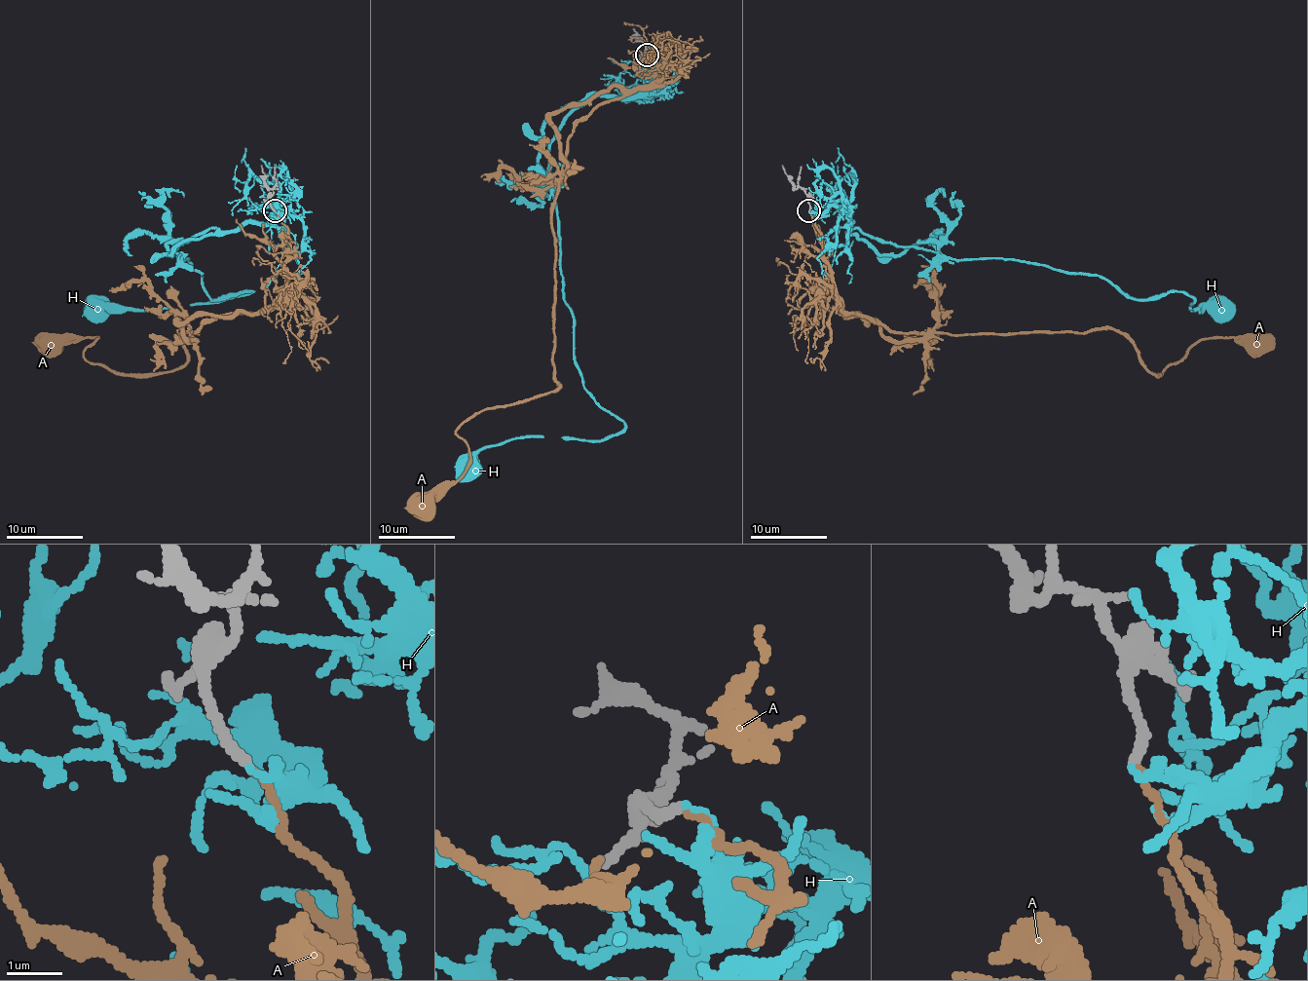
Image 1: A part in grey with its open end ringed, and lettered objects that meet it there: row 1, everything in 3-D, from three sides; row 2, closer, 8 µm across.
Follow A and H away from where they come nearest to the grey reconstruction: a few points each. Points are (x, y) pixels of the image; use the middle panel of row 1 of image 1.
A: (648, 56), (657, 79), (601, 102), (567, 140), (551, 213), (559, 385), (463, 421), (468, 468), (427, 509)
H: (648, 55), (652, 91), (592, 96), (549, 146), (575, 365), (624, 427), (599, 440), (482, 446), (457, 481)

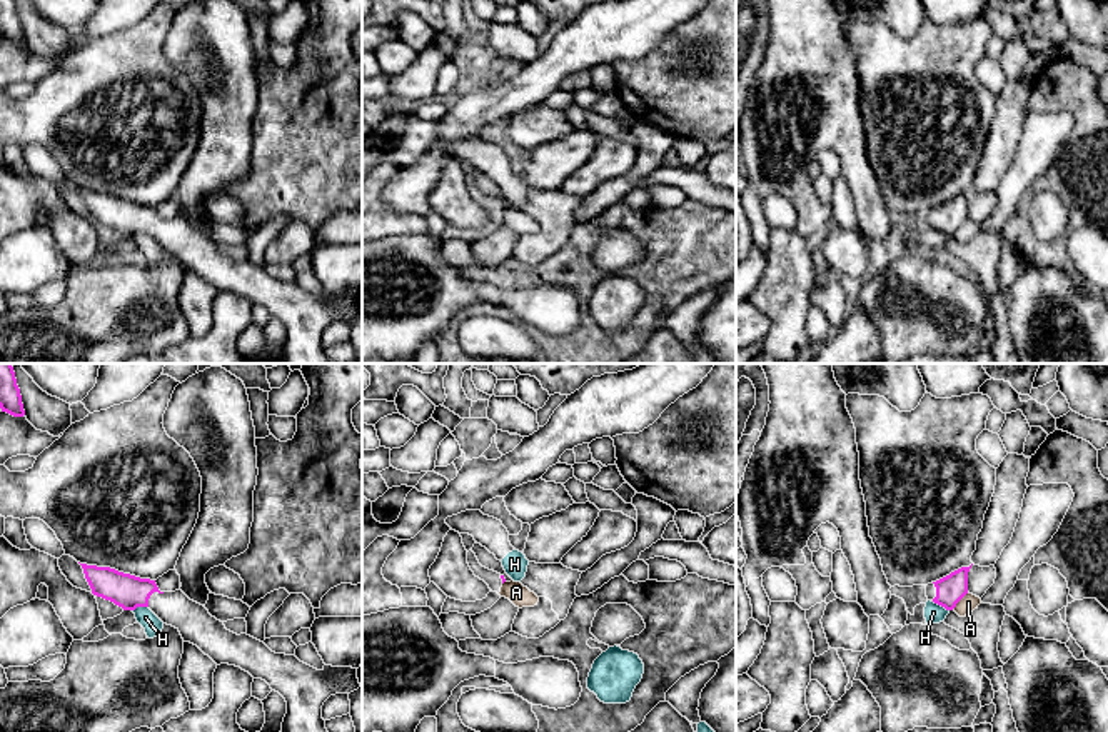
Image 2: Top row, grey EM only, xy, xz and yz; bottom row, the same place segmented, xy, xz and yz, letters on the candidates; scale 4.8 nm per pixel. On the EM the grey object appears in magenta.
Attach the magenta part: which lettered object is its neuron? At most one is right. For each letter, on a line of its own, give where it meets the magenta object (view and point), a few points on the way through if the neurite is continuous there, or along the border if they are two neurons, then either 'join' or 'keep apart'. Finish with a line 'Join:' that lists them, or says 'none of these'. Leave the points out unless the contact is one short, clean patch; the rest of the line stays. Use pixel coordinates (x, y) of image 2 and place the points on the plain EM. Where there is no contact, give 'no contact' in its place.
A: meets magenta in yz at (960, 225); border along yz (968, 219), (951, 235); keep apart
H: meets magenta in xy at (139, 232); border along xy (147, 232), (137, 232), (132, 237); keep apart
Join: none of these

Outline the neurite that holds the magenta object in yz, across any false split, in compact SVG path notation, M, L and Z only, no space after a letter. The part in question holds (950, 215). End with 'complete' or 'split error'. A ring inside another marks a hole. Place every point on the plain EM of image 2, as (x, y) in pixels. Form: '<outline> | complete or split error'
M961 193L949 202L926 212L928 227L953 237L956 230L968 220L970 193Z | split error

